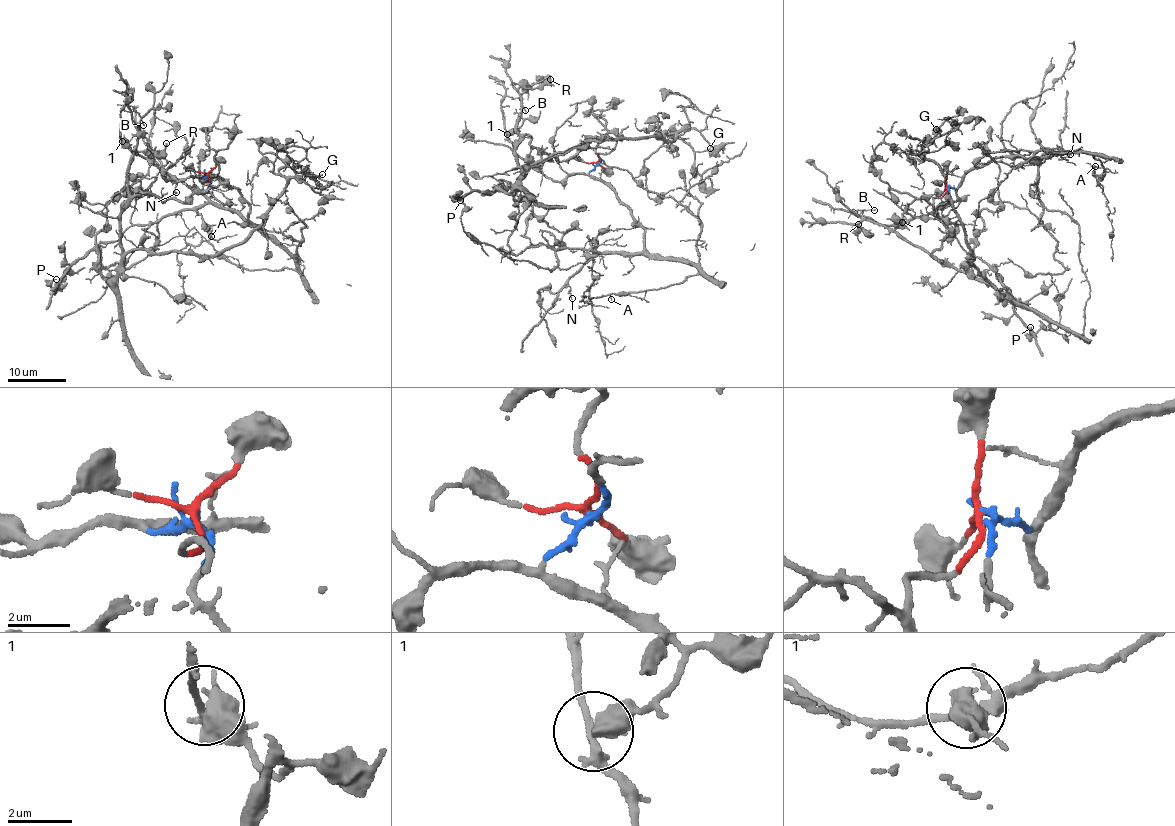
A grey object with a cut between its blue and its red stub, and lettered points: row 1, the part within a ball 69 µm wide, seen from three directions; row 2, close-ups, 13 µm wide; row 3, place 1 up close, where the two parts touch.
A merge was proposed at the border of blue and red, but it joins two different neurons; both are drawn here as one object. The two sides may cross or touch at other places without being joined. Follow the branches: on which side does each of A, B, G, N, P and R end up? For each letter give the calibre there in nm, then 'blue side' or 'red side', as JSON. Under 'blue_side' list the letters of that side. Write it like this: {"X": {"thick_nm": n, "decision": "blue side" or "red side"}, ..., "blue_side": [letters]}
{"A": {"thick_nm": 110, "decision": "blue side"}, "B": {"thick_nm": 100, "decision": "blue side"}, "G": {"thick_nm": 140, "decision": "red side"}, "N": {"thick_nm": 110, "decision": "blue side"}, "P": {"thick_nm": 180, "decision": "red side"}, "R": {"thick_nm": 170, "decision": "red side"}, "blue_side": ["A", "B", "N"]}

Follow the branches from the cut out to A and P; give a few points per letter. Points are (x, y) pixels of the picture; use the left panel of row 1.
A: (208, 174), (199, 177), (237, 189), (249, 220), (279, 241), (296, 266), (247, 269), (218, 255), (211, 236)
P: (208, 174), (185, 202), (135, 195), (120, 217), (114, 278), (89, 249), (53, 288), (56, 278)

